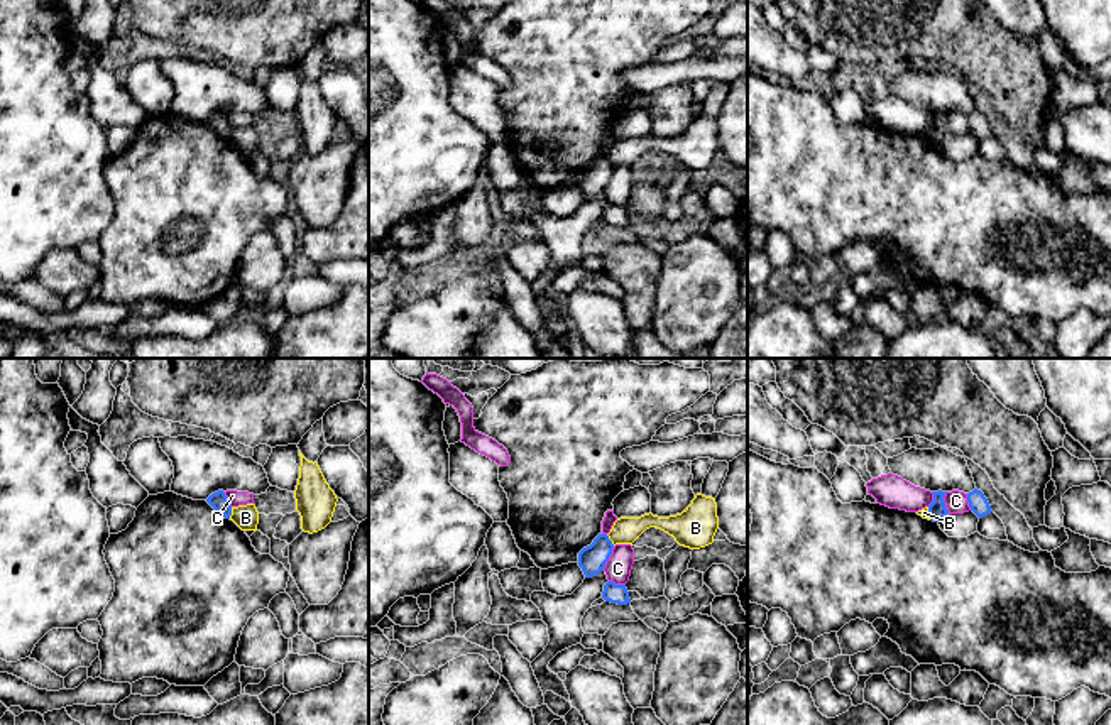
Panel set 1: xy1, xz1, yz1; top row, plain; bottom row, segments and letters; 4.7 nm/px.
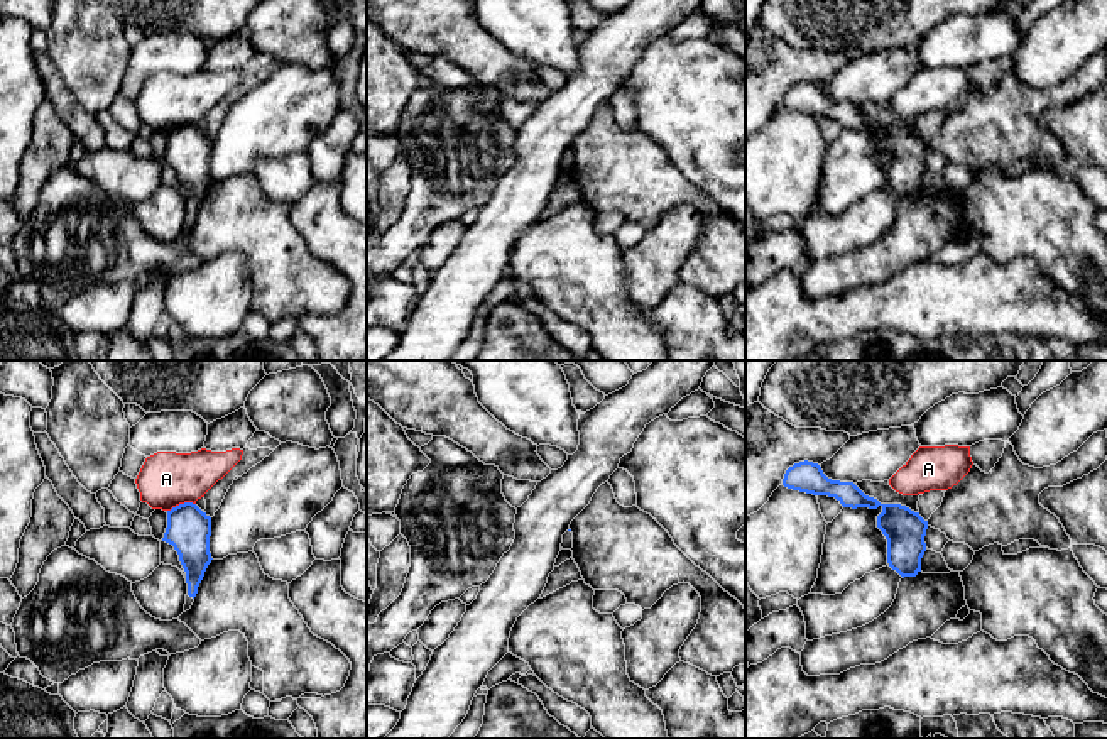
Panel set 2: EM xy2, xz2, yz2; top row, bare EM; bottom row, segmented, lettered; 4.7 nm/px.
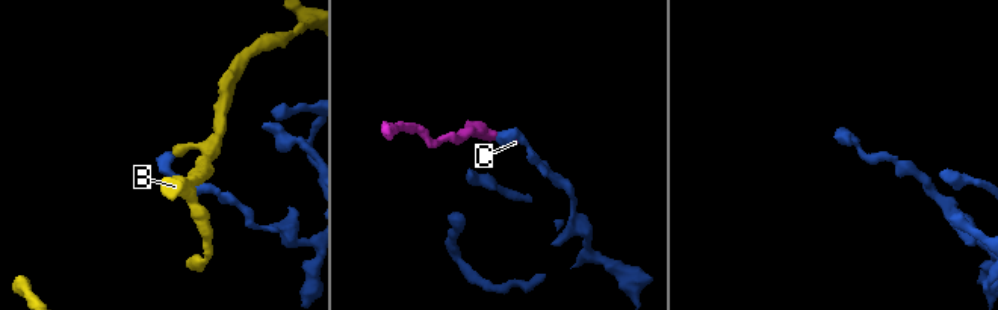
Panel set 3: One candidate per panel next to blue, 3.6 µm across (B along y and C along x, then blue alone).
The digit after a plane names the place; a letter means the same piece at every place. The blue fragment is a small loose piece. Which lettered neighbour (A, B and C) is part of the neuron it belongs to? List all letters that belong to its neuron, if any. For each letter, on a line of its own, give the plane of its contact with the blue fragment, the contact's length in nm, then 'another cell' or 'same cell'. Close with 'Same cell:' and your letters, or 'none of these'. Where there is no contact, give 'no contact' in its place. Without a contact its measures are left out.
A: xy2 | 140 nm | another cell
B: xy1 | 60 nm | another cell
C: xz1 | 130 nm | another cell
Same cell: none of these

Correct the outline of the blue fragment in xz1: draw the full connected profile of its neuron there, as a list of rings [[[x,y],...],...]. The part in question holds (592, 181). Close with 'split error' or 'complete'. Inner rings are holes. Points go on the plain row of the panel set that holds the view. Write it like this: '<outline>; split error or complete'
[[[599,155],[594,164],[578,174],[578,188],[585,199],[592,199],[604,193],[612,176],[614,166],[607,155]]]; complete

